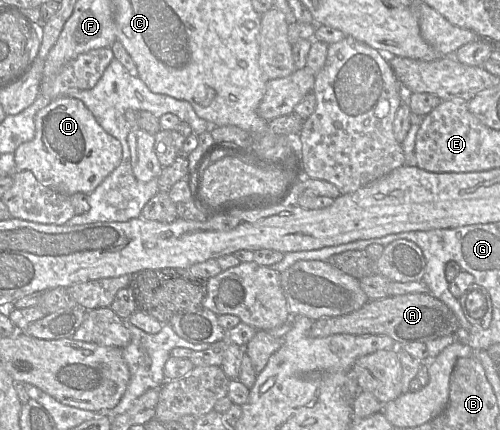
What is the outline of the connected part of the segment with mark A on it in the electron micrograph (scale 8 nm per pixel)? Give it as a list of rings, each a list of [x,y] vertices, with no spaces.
[[[430,292],[409,293],[369,300],[360,309],[348,314],[323,317],[314,321],[310,330],[312,337],[327,337],[335,334],[387,335],[397,343],[427,343],[442,336],[454,334],[460,325],[454,312]]]

